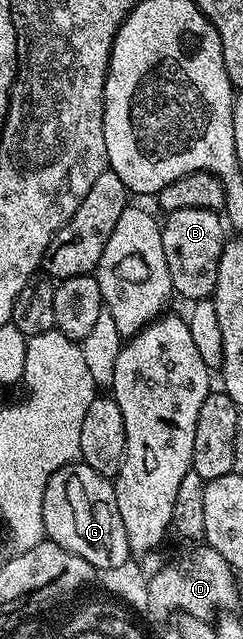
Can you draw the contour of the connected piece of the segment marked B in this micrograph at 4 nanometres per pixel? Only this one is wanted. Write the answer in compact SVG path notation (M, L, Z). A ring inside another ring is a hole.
M202 208L175 210L164 219L161 224L163 254L167 258L174 293L188 302L210 299L217 281L217 267L227 243L226 221L217 212Z

